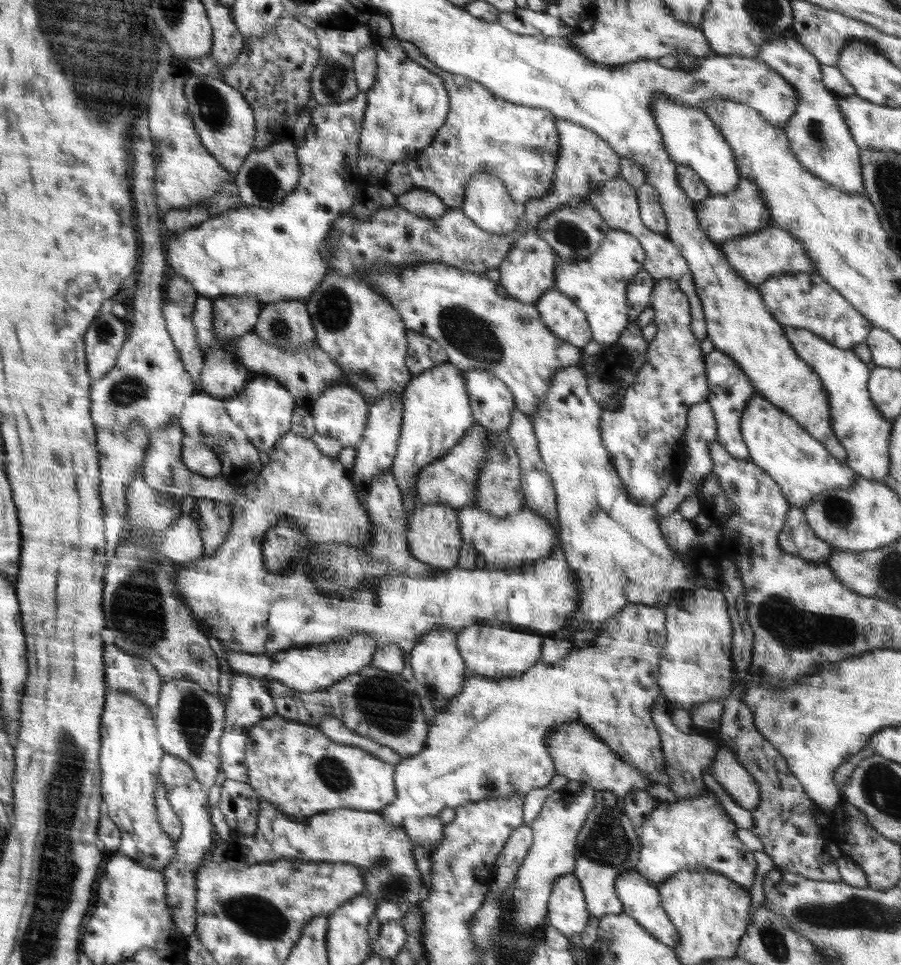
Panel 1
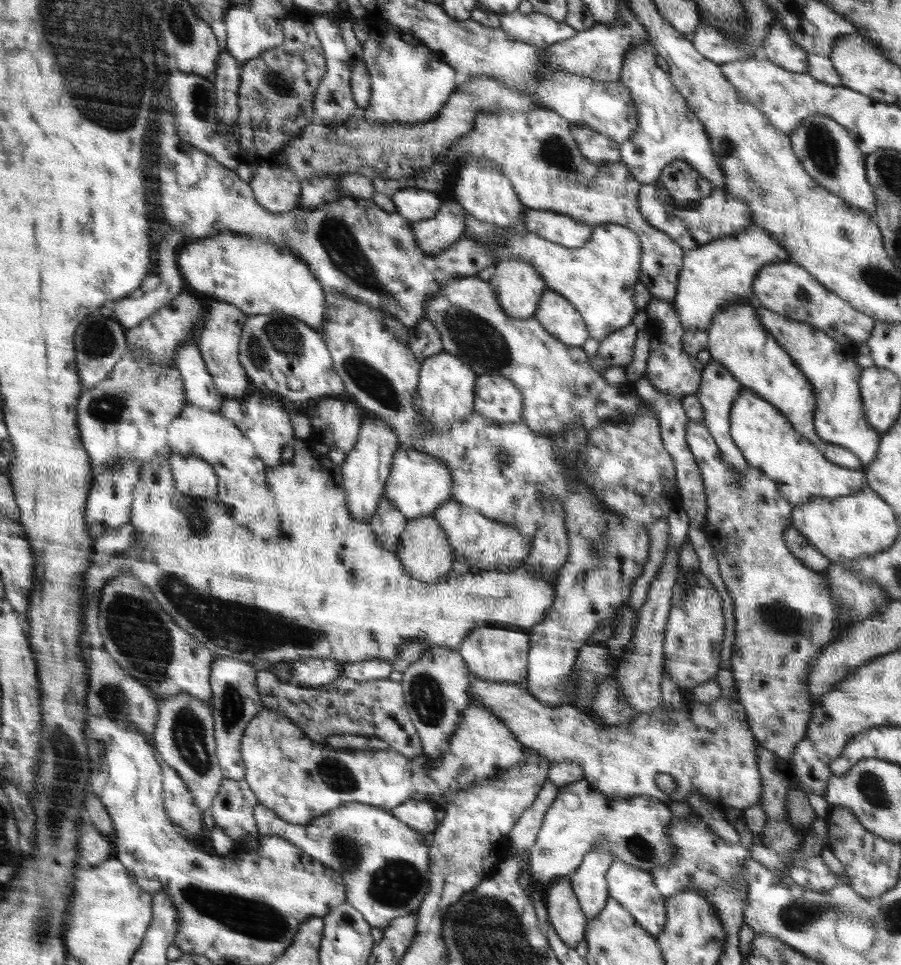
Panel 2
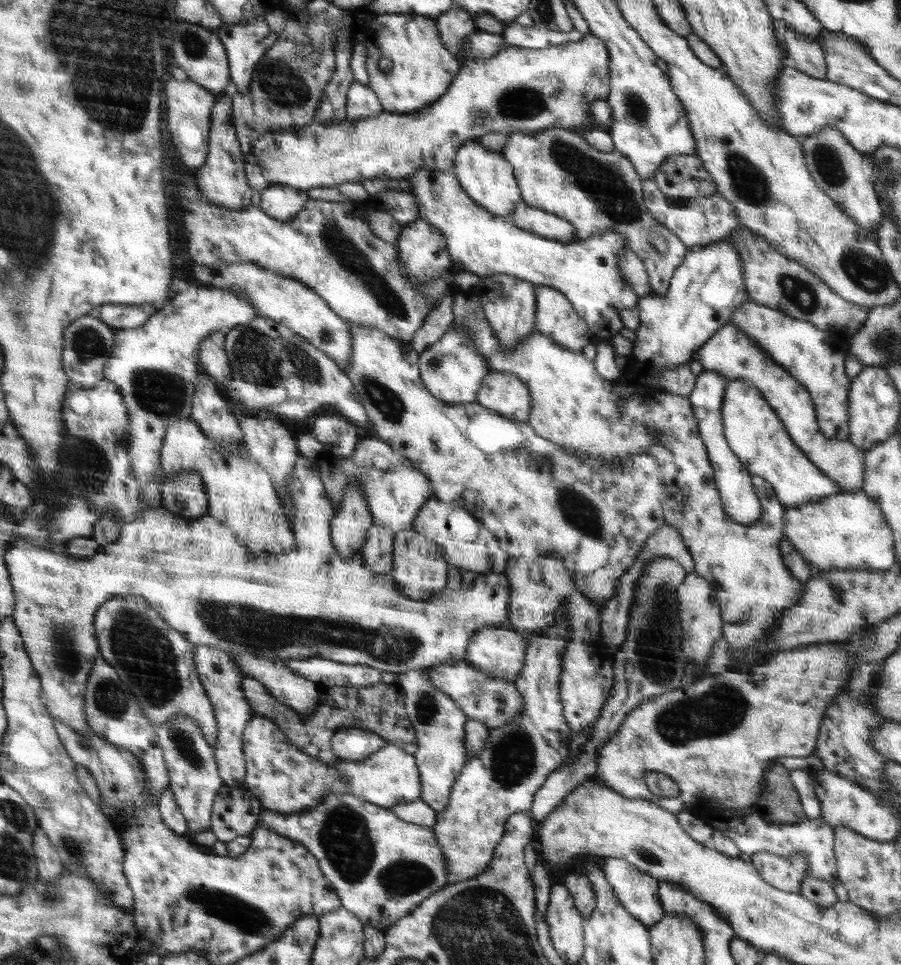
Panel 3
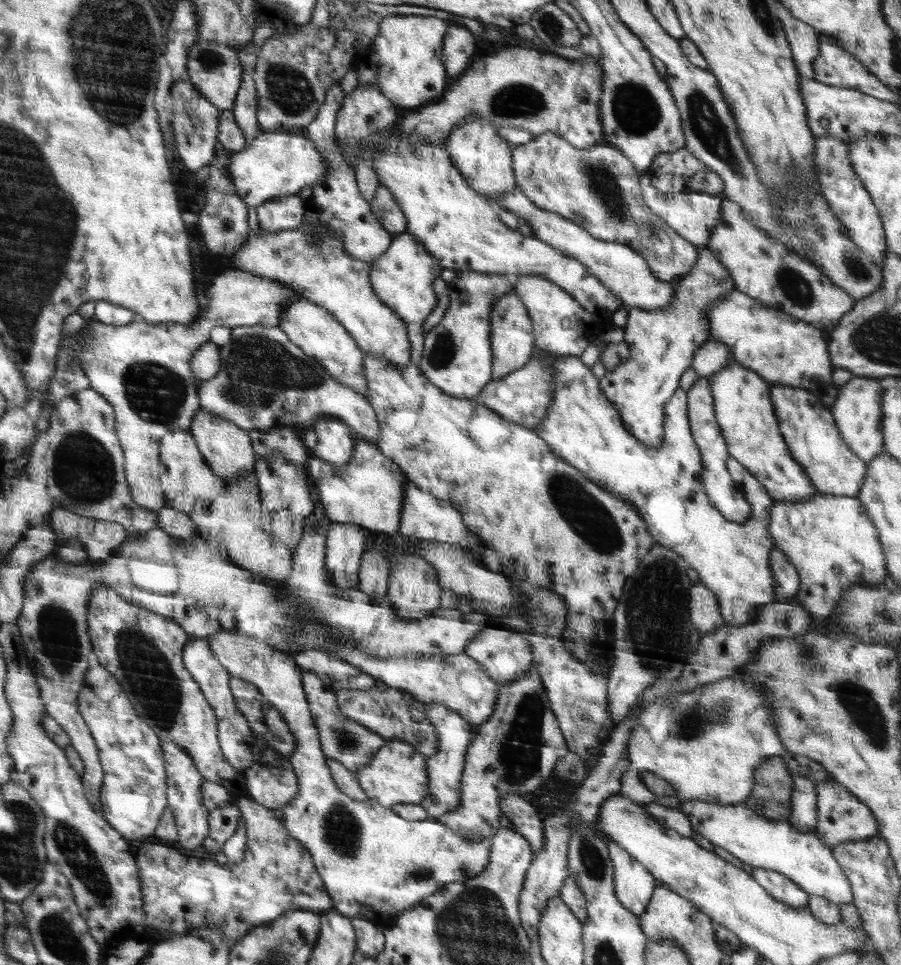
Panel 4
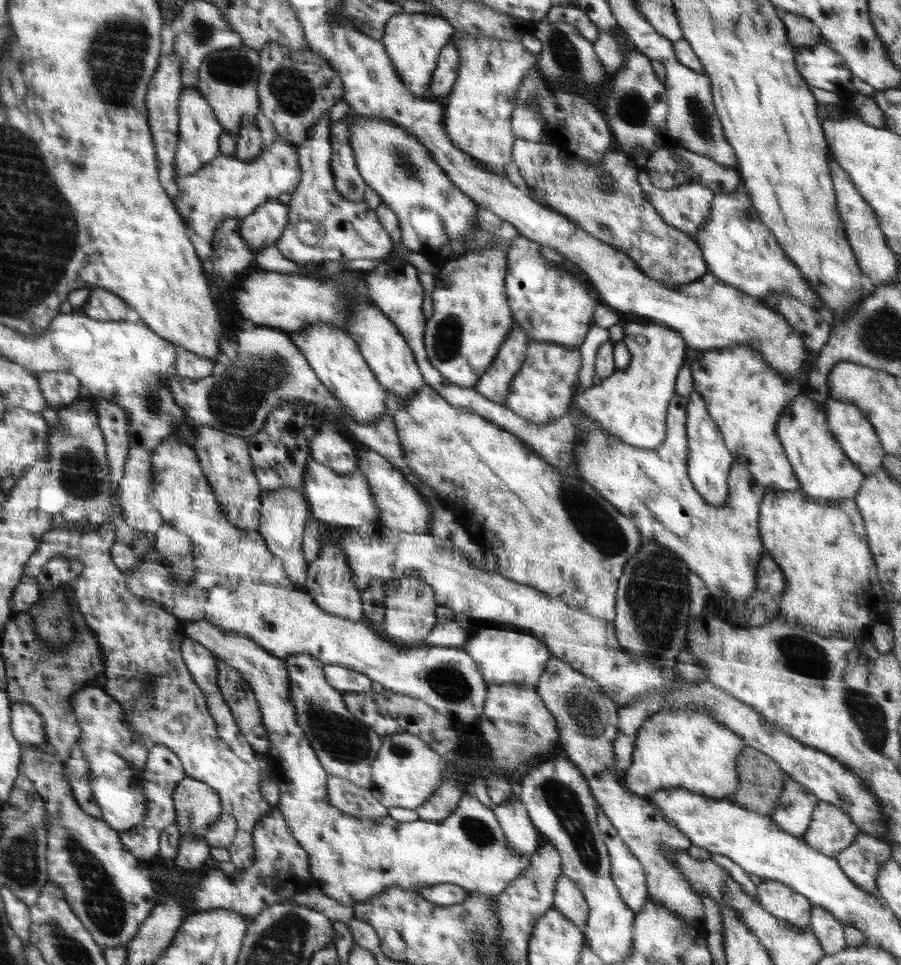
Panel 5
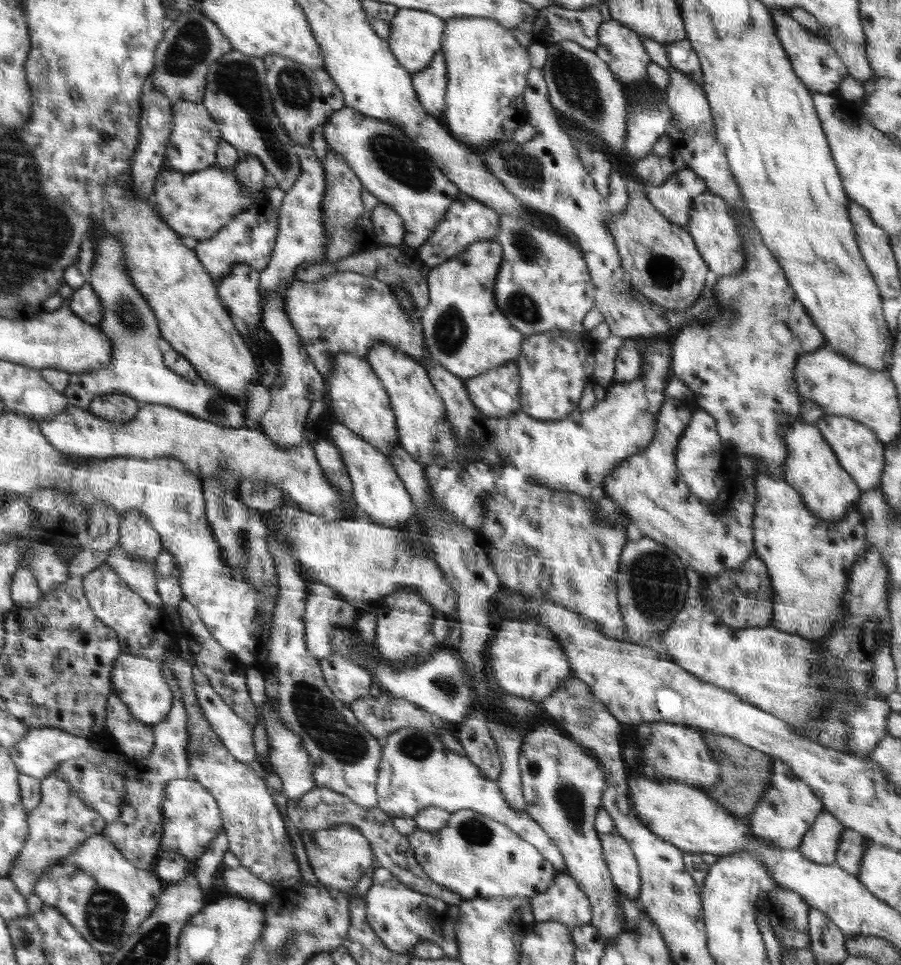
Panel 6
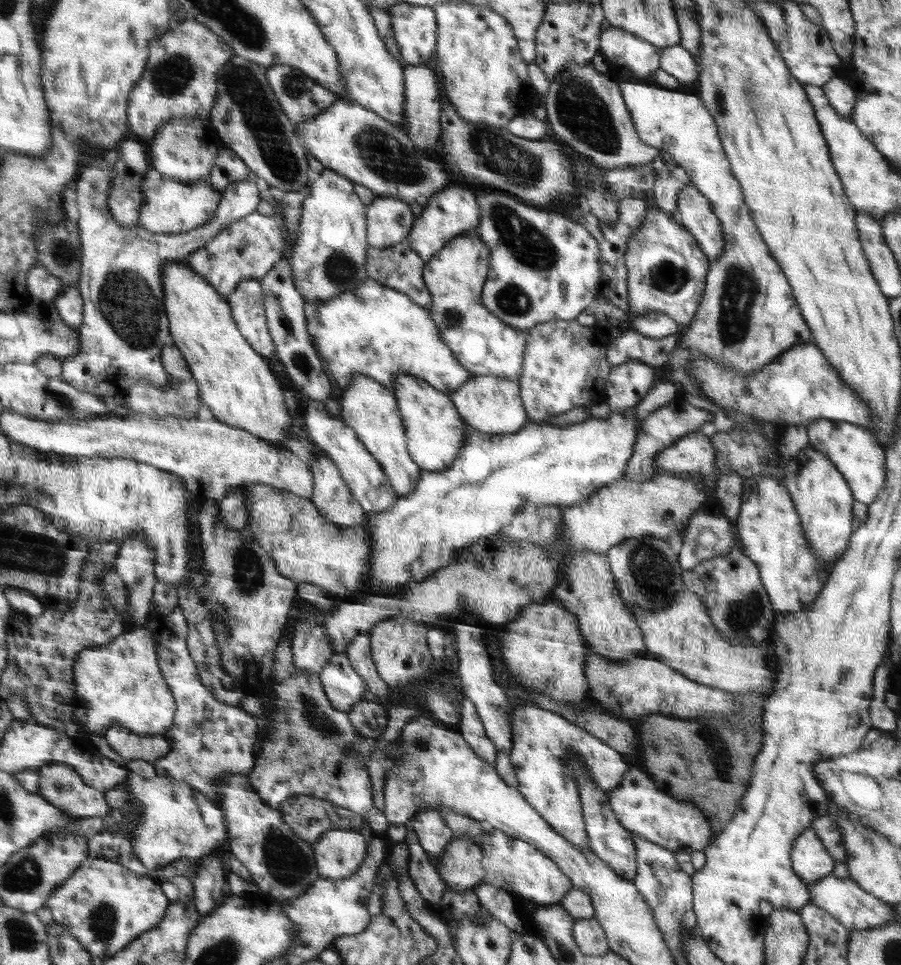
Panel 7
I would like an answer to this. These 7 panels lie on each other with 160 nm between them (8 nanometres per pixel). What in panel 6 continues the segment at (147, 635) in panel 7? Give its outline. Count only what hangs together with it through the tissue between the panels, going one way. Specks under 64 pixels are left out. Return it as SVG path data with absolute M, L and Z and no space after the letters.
M121 652L114 661L112 691L124 704L128 705L136 720L154 726L162 722L173 706L173 693L162 674L161 666L135 654Z

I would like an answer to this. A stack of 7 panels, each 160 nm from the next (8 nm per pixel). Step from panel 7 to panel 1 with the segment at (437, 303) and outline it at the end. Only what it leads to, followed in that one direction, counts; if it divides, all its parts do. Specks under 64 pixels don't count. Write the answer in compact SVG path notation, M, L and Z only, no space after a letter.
M450 362L433 366L411 378L404 389L404 422L392 473L397 479L403 496L403 505L410 516L419 506L415 502L417 476L436 459L448 454L465 438L468 430L476 424L469 392L466 392L462 371Z

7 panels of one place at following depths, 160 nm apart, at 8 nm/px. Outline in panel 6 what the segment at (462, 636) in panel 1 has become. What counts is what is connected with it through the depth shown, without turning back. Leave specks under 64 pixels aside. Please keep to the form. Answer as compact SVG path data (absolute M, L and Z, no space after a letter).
M514 619L506 622L489 646L490 674L501 690L537 702L553 695L573 675L569 660L558 638L534 619Z

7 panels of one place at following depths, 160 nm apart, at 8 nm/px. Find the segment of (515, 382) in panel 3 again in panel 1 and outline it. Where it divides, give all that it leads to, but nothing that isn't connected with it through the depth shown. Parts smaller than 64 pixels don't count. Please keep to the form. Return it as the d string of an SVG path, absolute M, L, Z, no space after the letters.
M464 370L462 371L462 380L465 380L466 392L469 392L476 424L484 426L490 432L506 431L512 423L516 400L505 382L485 370Z

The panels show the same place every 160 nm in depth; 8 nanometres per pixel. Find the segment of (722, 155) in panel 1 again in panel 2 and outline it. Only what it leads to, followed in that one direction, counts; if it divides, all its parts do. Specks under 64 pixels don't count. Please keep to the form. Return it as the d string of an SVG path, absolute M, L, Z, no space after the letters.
M636 44L625 56L619 81L629 88L637 109L638 126L632 139L619 145L620 160L640 184L653 183L670 163L677 160L693 165L716 188L722 188L724 177L721 160L714 156L701 120L690 110L686 99L672 84L669 73L656 64L656 54L649 44Z

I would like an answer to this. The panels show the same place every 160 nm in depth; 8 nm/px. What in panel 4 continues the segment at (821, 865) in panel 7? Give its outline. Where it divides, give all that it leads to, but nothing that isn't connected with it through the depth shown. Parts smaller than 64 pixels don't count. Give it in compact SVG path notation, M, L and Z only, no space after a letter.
M833 779L815 786L817 795L817 825L815 833L830 848L843 842L859 841L879 835L873 812L858 801L842 784Z

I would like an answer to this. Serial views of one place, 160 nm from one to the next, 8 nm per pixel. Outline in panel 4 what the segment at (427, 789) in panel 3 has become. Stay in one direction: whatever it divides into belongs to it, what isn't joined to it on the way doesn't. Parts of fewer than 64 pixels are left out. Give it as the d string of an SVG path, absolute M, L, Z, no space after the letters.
M426 704L426 714L436 728L438 748L432 757L425 758L429 773L429 795L422 801L421 806L428 812L428 818L436 819L456 810L461 804L461 780L464 777L466 756L475 732L472 730L472 724L462 717L461 713L448 708L445 704Z

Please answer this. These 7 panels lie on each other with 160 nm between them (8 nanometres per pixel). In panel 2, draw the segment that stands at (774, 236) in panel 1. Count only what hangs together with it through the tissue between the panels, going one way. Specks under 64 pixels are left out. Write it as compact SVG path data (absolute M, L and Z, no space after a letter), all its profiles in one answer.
M754 224L732 237L687 252L678 280L678 292L671 299L674 309L678 310L680 325L686 331L707 332L716 312L722 311L726 304L735 304L741 298L754 298L752 284L762 267L788 260L786 250L778 245L778 241L767 230Z

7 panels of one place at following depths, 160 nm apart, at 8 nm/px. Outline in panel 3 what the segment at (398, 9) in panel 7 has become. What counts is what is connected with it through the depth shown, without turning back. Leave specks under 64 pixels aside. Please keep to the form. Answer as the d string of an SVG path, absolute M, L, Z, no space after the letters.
M407 13L377 15L369 36L366 43L368 85L377 93L386 113L414 113L436 103L461 70L462 62L442 45L436 18Z

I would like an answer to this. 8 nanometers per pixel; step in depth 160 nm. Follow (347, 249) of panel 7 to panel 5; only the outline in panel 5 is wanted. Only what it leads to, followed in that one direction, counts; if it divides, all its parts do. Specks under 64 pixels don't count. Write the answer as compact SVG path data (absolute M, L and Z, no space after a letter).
M349 111L344 118L330 127L329 141L332 147L330 166L334 175L334 188L346 199L360 202L365 198L368 185L357 168L356 153L349 140L349 126L356 119L374 119L359 112Z

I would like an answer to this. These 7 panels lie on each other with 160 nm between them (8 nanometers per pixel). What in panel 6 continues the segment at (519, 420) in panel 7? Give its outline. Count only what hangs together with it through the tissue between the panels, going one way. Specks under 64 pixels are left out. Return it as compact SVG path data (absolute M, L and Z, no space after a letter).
M516 360L464 382L469 399L486 418L508 418L521 410L521 375Z

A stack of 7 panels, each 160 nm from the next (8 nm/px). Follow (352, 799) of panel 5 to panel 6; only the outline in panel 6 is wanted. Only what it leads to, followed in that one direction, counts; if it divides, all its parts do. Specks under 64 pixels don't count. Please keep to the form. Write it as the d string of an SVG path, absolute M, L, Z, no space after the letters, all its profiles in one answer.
M320 787L314 788L311 792L306 792L306 796L300 798L300 802L288 801L286 806L287 820L294 824L294 828L300 830L326 830L332 826L339 824L352 825L358 829L369 839L372 845L374 856L376 856L376 869L386 868L390 870L402 884L408 888L414 889L426 896L434 897L439 905L456 905L458 906L466 898L462 898L461 894L444 888L441 884L433 881L428 877L420 864L416 862L412 847L405 835L400 834L393 825L393 819L390 818L383 810L376 808L364 808L356 805L350 799L338 794L330 788Z

